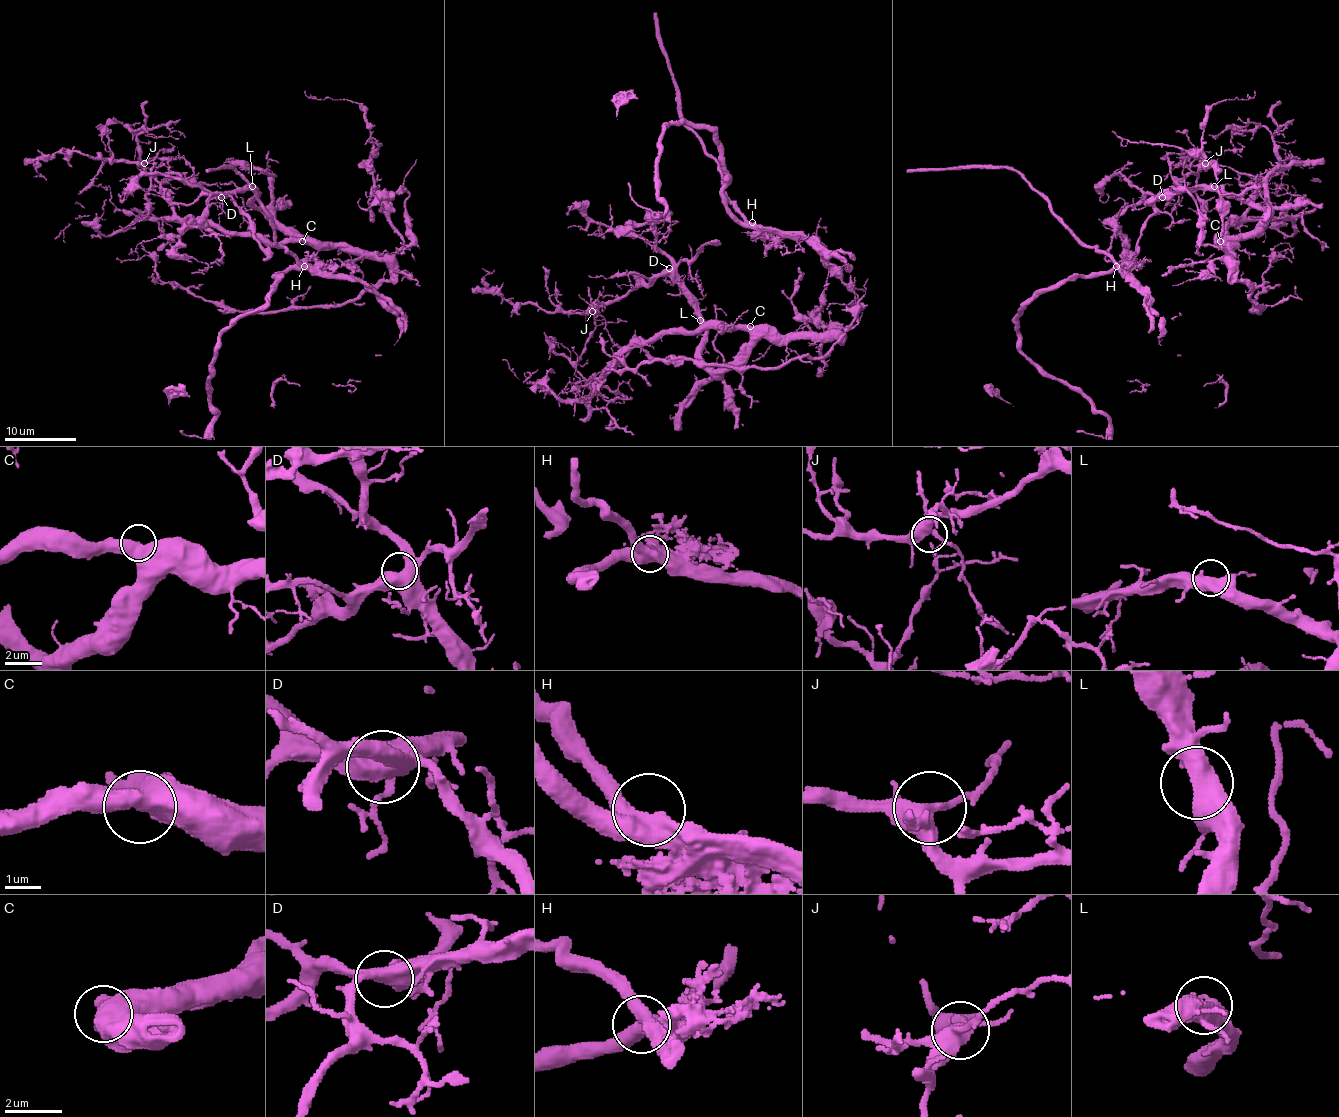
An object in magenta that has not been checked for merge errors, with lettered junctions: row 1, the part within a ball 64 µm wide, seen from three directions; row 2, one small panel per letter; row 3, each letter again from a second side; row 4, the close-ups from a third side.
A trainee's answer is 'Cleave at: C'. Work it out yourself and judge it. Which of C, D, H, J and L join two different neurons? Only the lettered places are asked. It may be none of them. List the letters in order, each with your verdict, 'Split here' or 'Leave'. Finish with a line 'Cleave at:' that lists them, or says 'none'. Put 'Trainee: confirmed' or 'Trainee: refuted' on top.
Trainee: refuted
C: Leave
D: Leave
H: Leave
J: Leave
L: Leave
Cleave at: none

